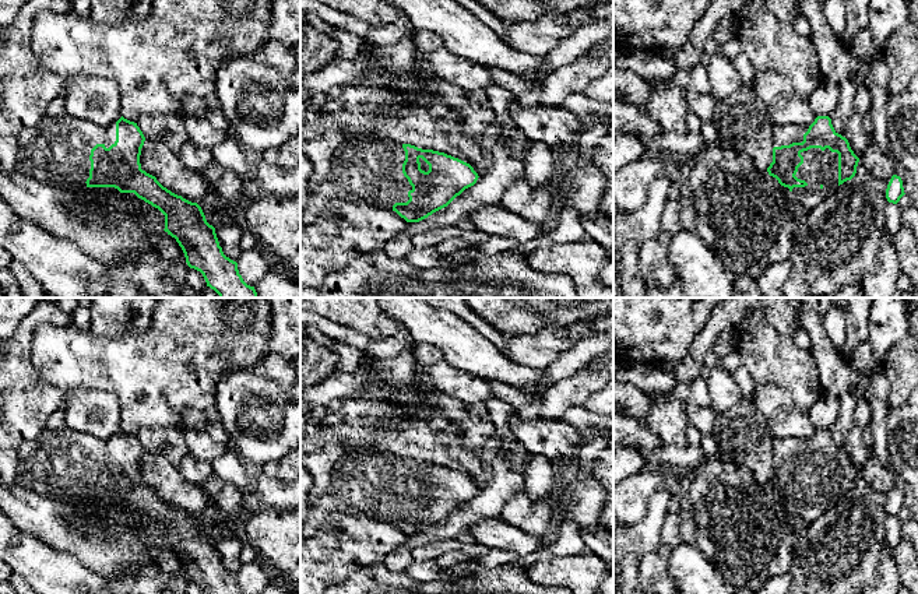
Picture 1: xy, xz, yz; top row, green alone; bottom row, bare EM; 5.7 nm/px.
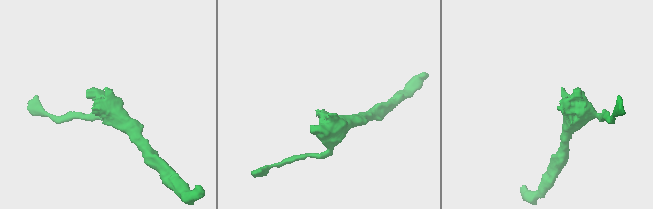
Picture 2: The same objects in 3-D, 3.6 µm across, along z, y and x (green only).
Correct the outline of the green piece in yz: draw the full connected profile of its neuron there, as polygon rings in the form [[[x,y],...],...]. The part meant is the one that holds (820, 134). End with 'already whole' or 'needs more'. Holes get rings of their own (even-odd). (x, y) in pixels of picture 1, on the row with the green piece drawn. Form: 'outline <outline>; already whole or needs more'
outline [[[817,116],[810,126],[774,126],[773,147],[767,172],[794,193],[805,211],[851,180],[859,162],[829,116]]]; needs more

